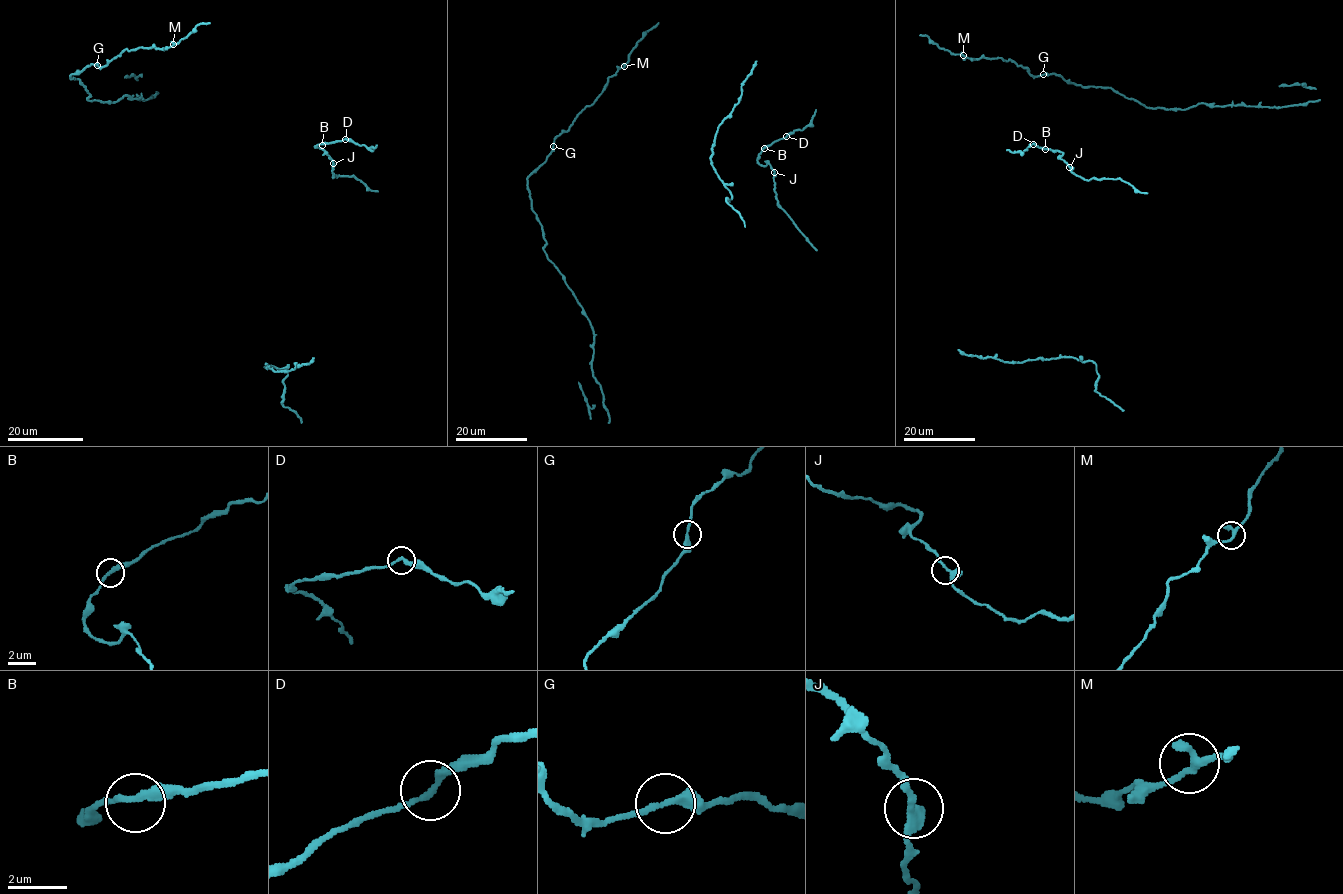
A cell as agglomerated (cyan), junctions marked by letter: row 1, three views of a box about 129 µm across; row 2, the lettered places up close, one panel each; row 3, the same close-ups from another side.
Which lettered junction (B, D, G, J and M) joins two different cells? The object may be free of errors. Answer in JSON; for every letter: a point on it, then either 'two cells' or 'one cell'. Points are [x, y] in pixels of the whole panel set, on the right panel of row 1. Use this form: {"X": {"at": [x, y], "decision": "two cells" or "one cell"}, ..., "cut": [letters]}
{"B": {"at": [1045, 149], "decision": "one cell"}, "D": {"at": [1033, 144], "decision": "one cell"}, "G": {"at": [1043, 74], "decision": "two cells"}, "J": {"at": [1069, 167], "decision": "one cell"}, "M": {"at": [963, 55], "decision": "one cell"}, "cut": ["G"]}

